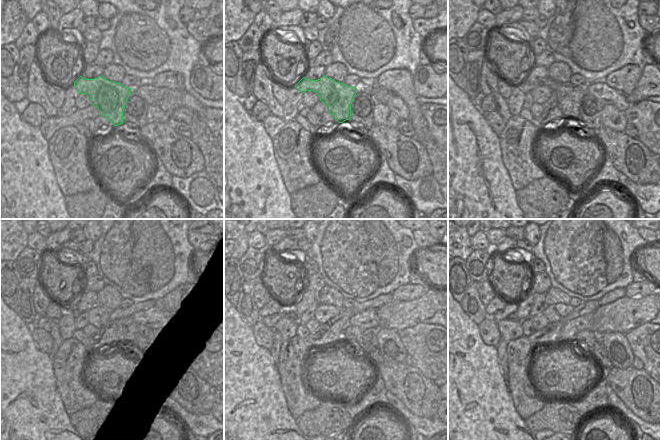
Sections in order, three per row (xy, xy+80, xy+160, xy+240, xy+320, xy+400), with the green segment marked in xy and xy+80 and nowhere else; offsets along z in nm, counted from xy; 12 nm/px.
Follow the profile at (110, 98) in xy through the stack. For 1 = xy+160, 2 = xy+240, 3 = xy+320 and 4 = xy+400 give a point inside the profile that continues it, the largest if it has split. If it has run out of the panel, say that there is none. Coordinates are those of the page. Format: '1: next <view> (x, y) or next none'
1: next xy+160 (569, 97)
2: next xy+240 (127, 328)
3: next xy+320 (354, 334)
4: next xy+400 (589, 338)

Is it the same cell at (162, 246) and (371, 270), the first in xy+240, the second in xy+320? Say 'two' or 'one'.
one

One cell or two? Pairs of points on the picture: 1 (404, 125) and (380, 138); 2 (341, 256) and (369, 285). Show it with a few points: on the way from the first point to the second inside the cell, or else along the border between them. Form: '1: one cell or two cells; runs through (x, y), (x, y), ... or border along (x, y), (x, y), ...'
1: two cells; border along (395, 128), (402, 134), (413, 138)
2: two cells; border along (366, 248), (367, 261), (349, 277), (346, 291)

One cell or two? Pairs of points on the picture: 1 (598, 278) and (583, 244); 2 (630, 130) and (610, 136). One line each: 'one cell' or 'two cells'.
1: two cells
2: two cells

